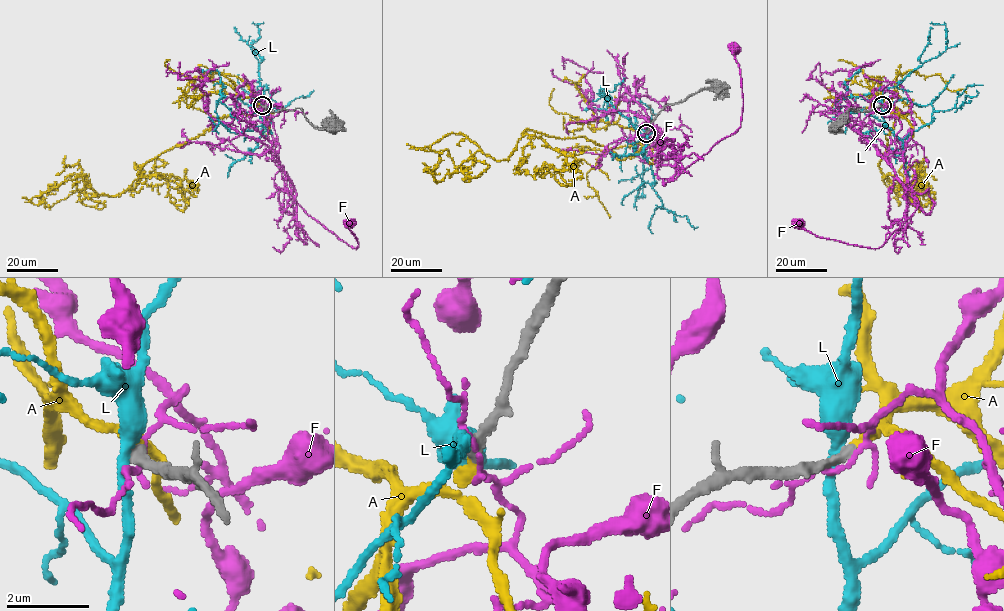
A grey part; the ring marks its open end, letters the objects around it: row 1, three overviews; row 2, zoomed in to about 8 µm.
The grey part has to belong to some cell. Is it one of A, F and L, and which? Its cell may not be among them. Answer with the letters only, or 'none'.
A

